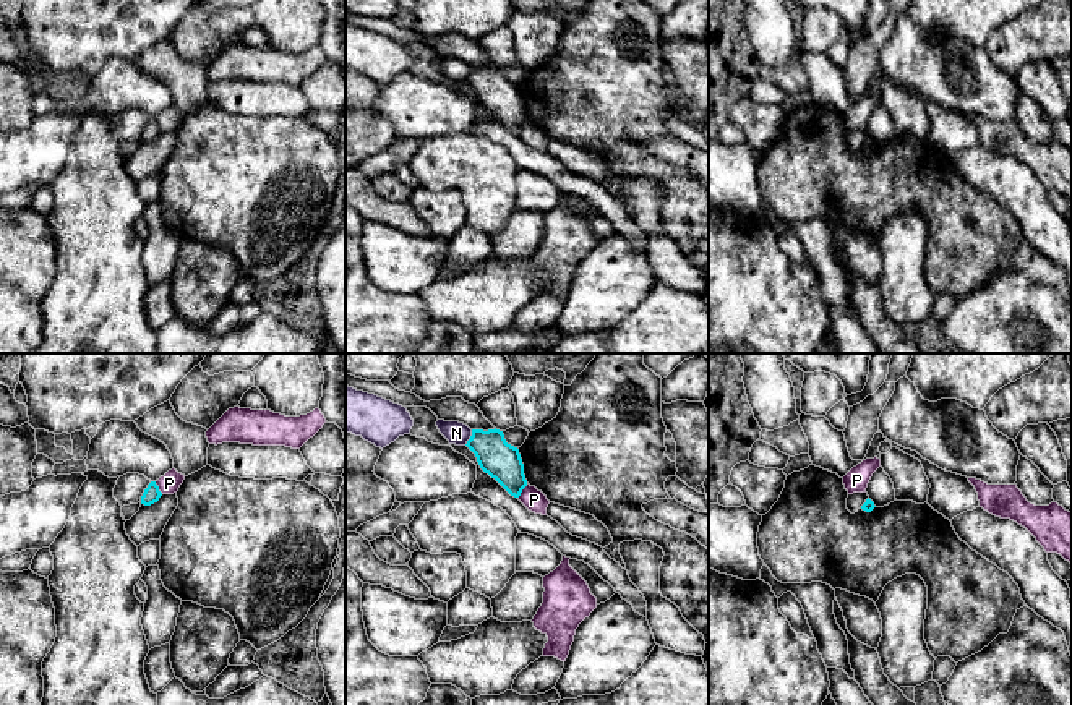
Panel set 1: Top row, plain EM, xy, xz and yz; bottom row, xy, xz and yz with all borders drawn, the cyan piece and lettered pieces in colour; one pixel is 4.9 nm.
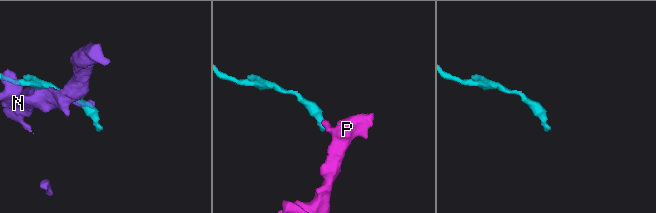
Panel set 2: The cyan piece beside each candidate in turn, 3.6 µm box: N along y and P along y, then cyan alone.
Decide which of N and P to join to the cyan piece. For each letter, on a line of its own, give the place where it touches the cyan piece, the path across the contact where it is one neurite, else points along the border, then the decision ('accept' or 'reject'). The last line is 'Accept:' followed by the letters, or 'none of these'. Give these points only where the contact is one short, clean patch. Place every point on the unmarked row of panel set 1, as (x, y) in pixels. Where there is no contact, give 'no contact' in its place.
N: meets cyan in xz at (471, 75); reject
P: meets cyan in xz at (521, 128); border along xz (527, 122), (518, 135); reject
Accept: none of these

